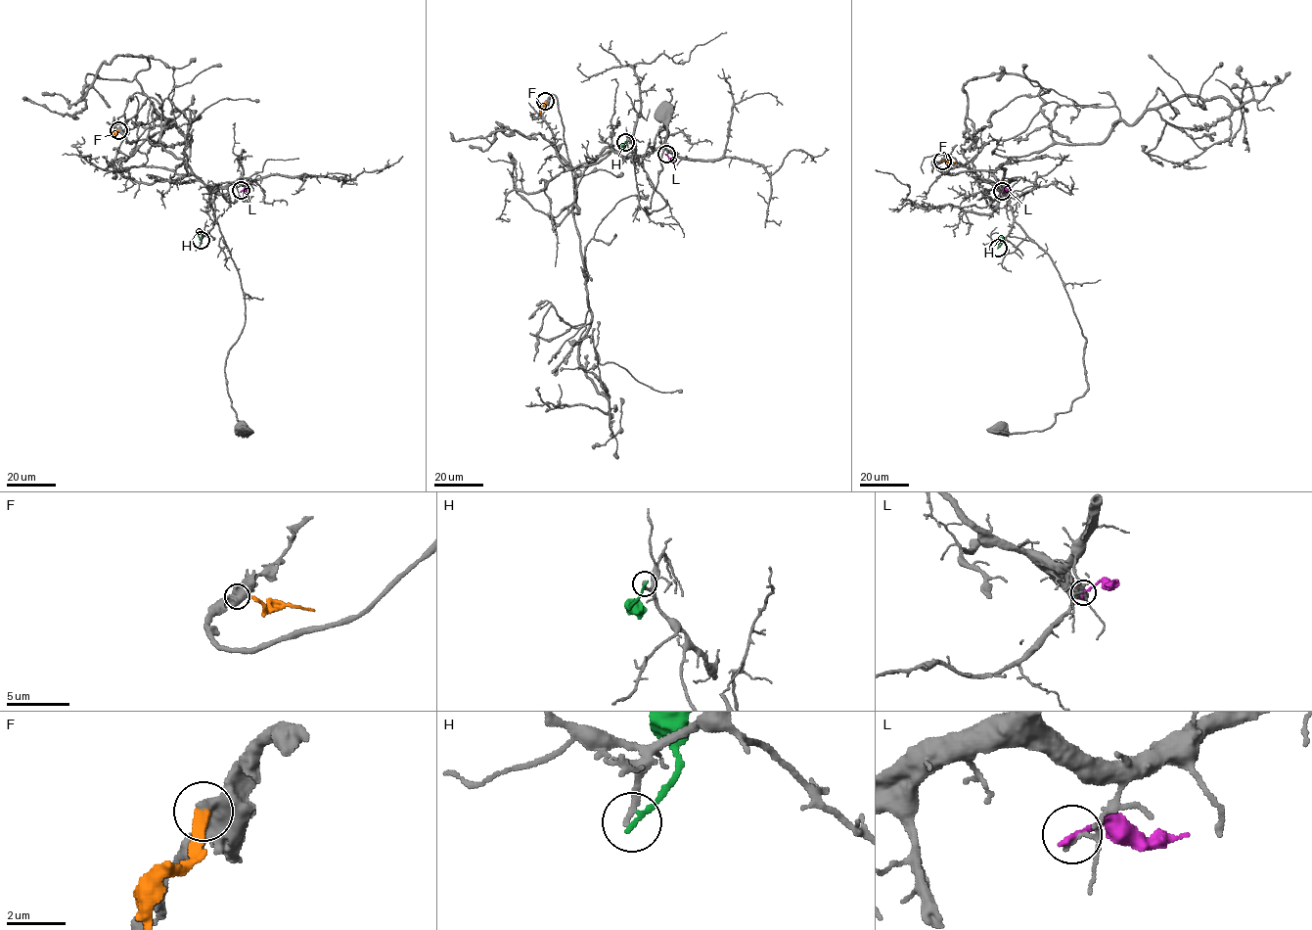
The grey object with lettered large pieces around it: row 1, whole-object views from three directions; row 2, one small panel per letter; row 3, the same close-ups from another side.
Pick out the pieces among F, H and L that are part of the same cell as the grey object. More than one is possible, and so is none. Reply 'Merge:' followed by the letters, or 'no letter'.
Merge: F

